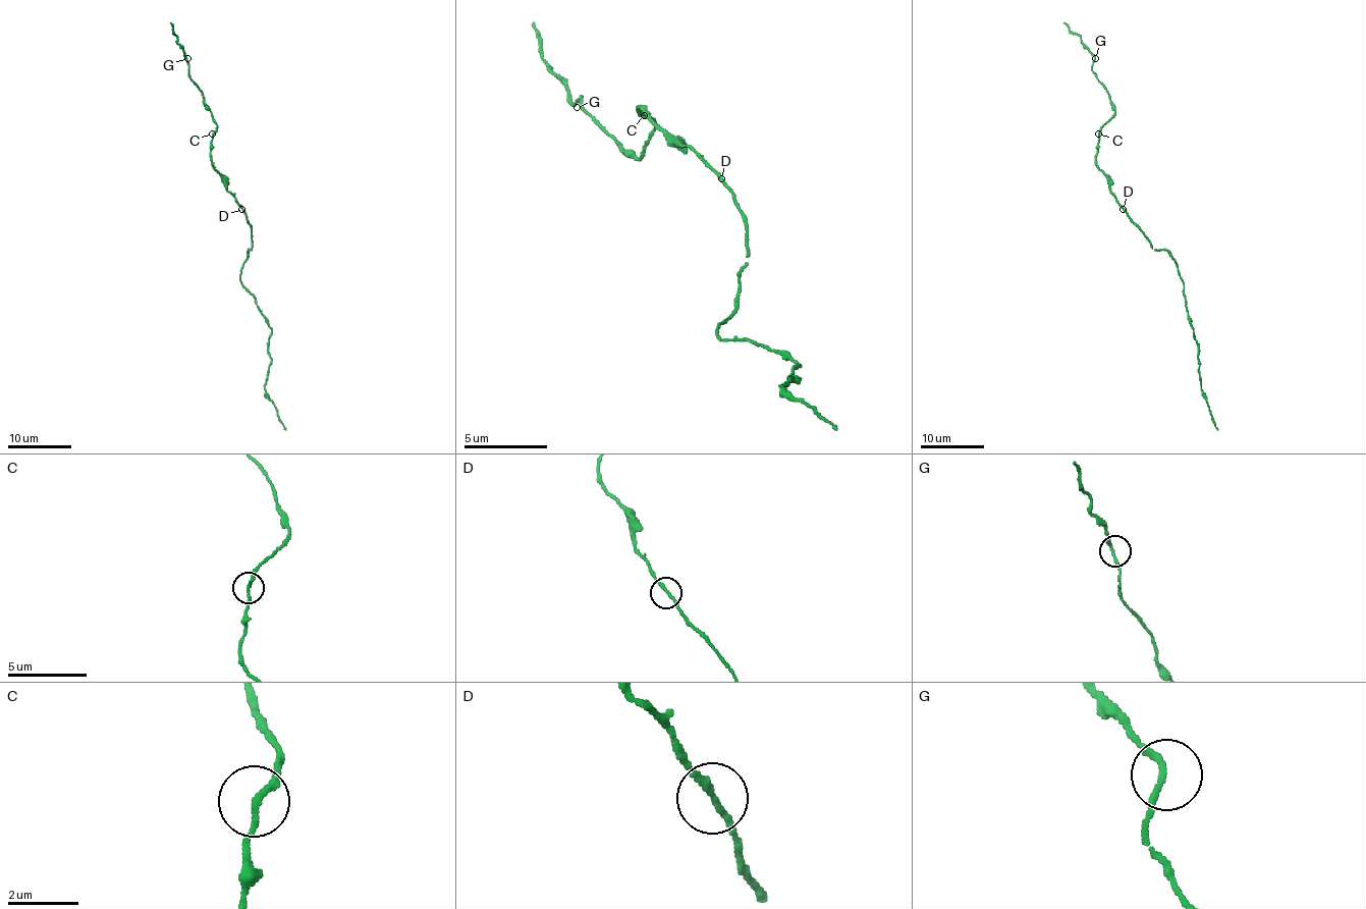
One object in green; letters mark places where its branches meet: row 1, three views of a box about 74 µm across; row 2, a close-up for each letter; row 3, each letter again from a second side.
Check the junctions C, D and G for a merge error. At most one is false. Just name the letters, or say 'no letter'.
no letter

